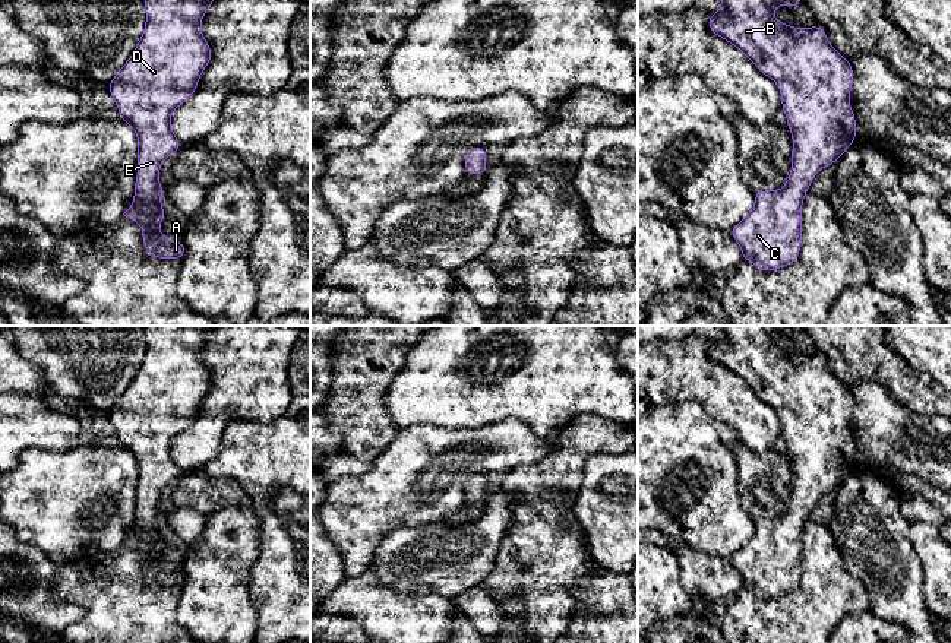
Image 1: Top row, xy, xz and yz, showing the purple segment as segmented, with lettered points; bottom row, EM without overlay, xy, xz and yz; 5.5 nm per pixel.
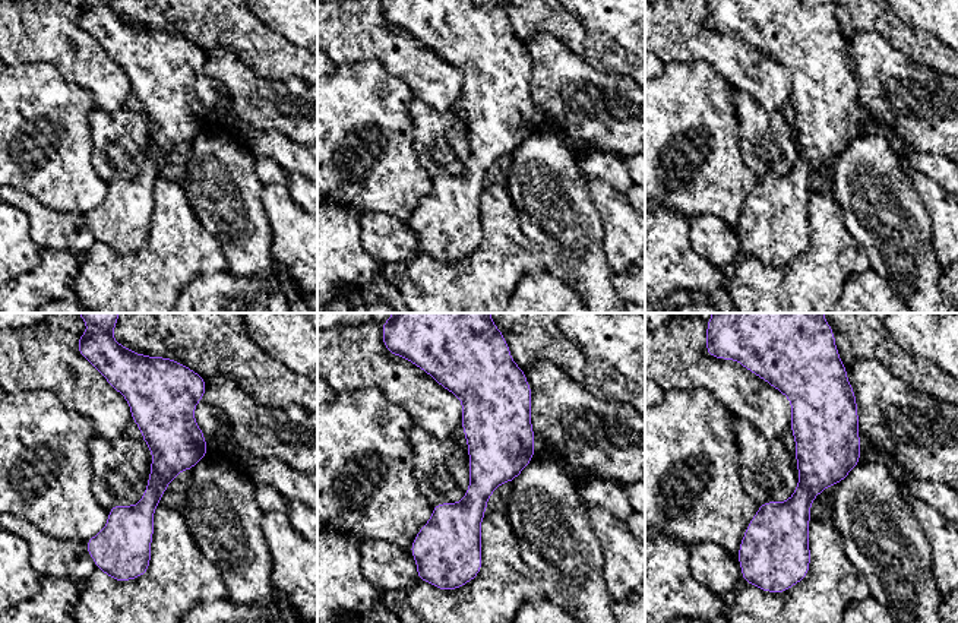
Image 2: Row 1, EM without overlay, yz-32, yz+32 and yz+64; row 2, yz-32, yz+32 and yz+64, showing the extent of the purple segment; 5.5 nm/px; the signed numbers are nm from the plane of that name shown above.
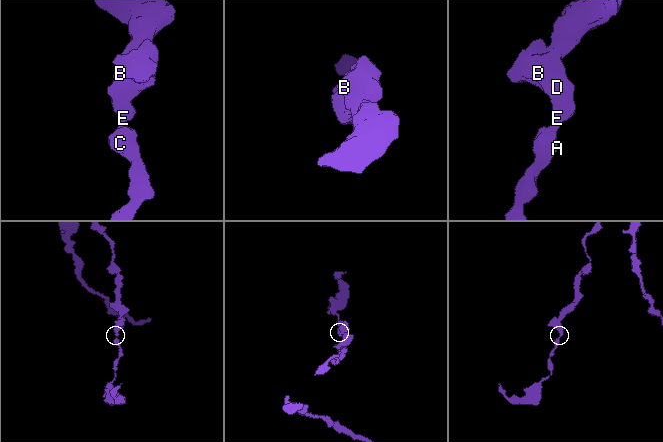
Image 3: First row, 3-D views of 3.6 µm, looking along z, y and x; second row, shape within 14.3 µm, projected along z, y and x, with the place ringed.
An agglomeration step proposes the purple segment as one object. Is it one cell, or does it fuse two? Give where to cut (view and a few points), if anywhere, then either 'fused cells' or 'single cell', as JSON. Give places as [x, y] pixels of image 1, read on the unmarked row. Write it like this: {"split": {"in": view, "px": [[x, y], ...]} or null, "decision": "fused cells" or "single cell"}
{"split": null, "decision": "single cell"}

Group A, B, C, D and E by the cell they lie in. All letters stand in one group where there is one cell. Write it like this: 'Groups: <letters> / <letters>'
Groups: A B C D E

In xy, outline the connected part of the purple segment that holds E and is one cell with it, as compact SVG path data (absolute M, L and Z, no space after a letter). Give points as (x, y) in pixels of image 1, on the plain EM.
M143 326L146 351L142 365L126 392L107 412L116 428L120 447L138 462L138 504L135 506L133 532L123 541L143 555L142 568L146 580L155 586L184 586L184 568L171 568L159 560L165 541L159 526L165 522L158 509L162 490L183 475L171 457L173 438L196 418L202 399L212 389L212 377L200 359L208 335L217 326Z

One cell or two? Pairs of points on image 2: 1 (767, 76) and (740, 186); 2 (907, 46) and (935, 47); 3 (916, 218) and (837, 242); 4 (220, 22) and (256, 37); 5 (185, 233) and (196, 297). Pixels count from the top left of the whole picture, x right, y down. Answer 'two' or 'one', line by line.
1: two
2: one
3: two
4: one
5: two

